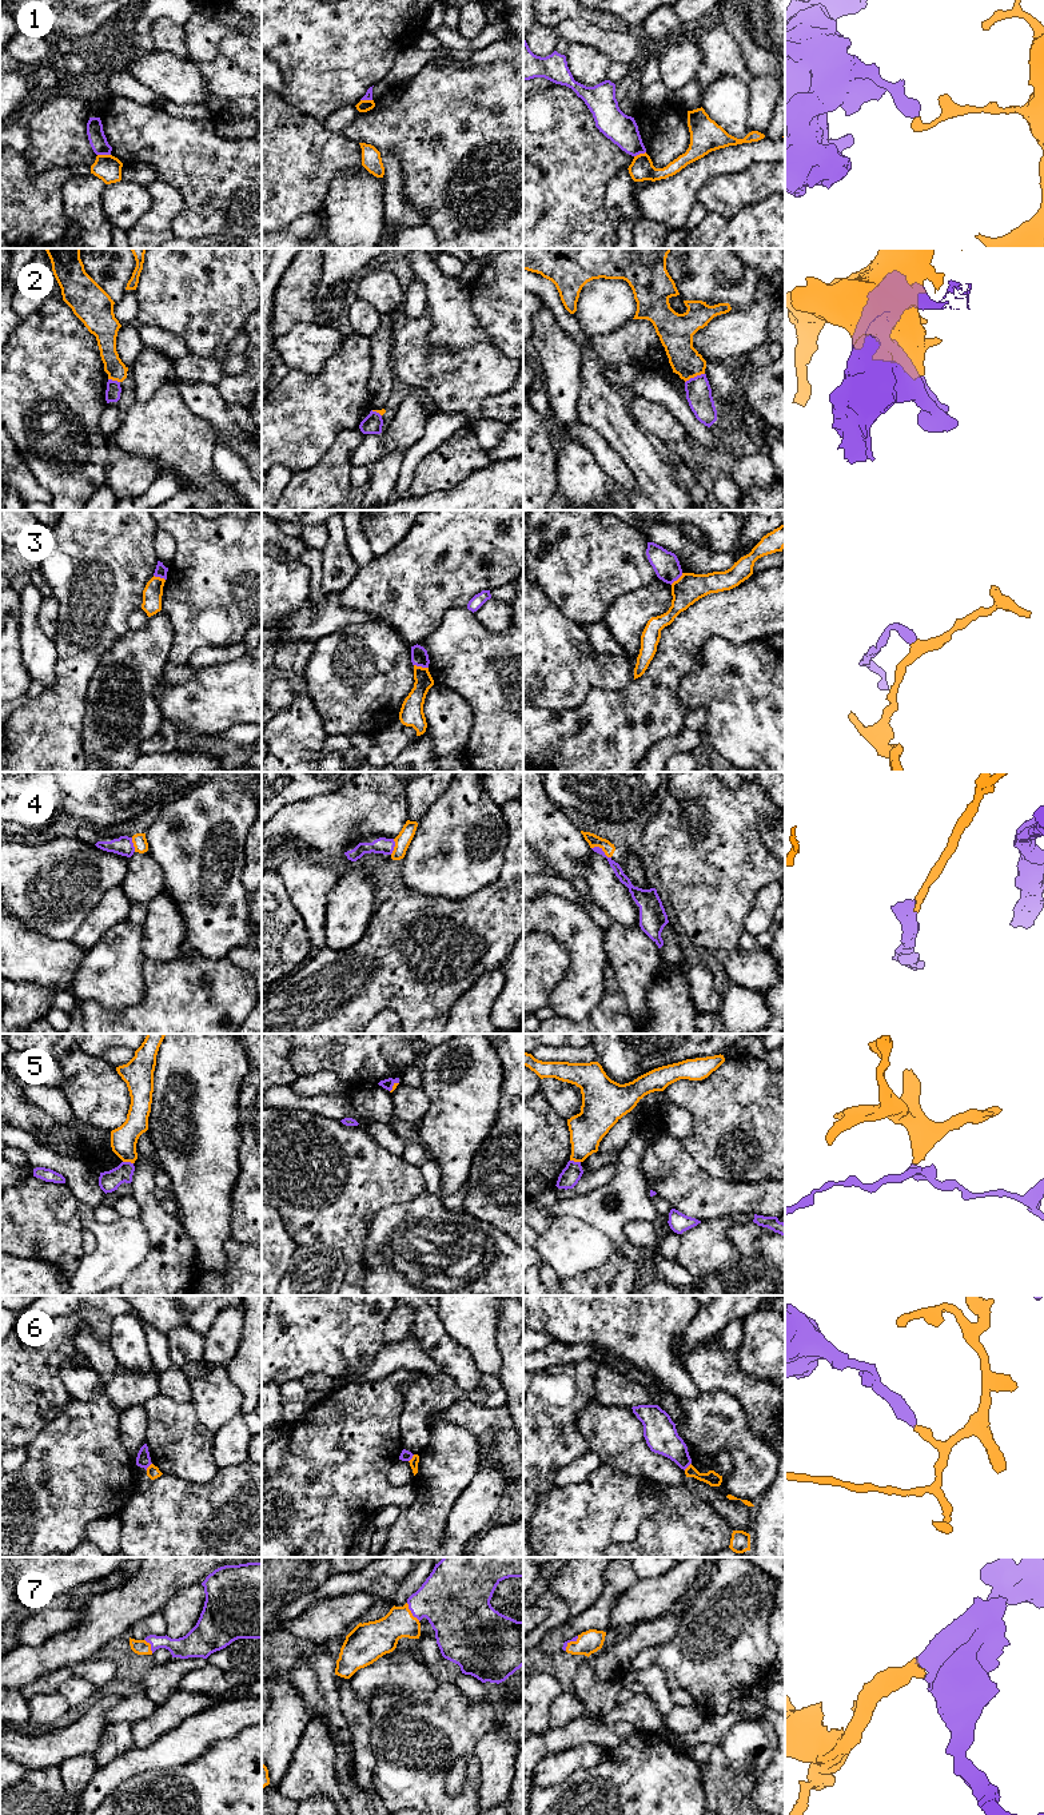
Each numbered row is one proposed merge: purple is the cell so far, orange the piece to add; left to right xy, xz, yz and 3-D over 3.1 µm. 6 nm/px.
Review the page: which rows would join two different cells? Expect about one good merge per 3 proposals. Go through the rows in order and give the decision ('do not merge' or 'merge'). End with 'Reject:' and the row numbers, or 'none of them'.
1: do not merge
2: do not merge
3: do not merge
4: do not merge
5: do not merge
6: do not merge
7: merge
Reject: 1, 2, 3, 4, 5, 6

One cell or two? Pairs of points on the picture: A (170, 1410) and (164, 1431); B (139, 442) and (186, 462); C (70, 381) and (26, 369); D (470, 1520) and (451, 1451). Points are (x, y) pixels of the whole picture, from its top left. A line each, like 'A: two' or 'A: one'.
A: one
B: one
C: one
D: two

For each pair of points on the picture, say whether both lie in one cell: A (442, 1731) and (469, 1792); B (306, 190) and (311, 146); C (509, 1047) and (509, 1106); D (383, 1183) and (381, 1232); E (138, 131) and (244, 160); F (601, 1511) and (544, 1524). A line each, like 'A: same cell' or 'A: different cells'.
A: same cell
B: same cell
C: same cell
D: different cells
E: same cell
F: same cell

